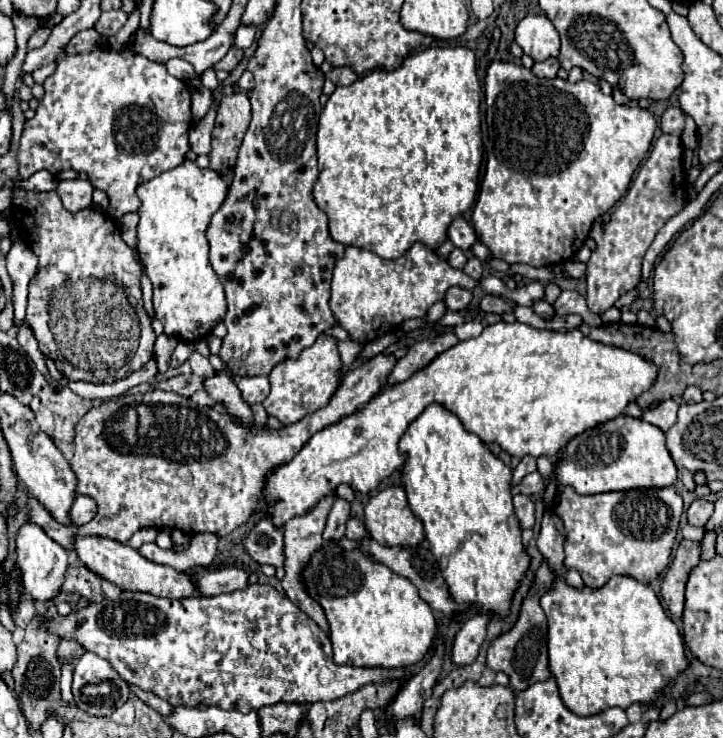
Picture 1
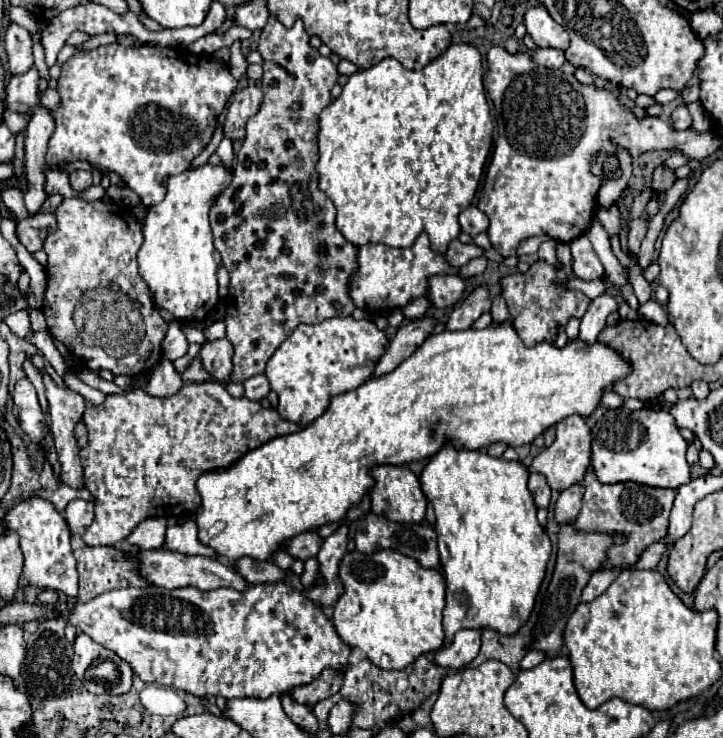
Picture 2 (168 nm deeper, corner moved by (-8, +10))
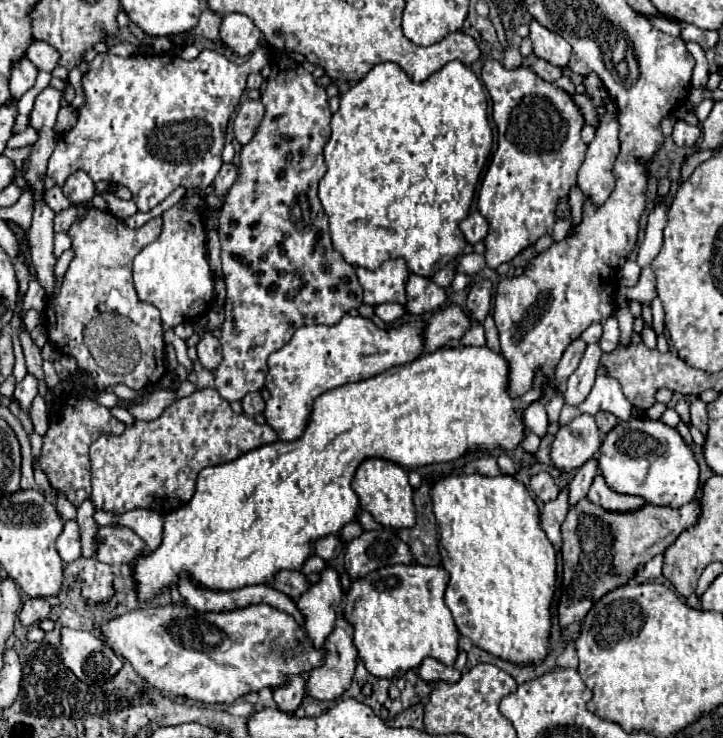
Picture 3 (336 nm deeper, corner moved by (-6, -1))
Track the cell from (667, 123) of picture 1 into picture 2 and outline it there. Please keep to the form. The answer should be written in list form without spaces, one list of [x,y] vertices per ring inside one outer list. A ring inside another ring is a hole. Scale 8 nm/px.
[[[684,105],[674,109],[674,113],[672,113],[672,125],[676,129],[680,129],[680,131],[684,131],[684,129],[688,129],[692,125],[692,117],[690,117],[690,113],[688,113],[688,109]]]

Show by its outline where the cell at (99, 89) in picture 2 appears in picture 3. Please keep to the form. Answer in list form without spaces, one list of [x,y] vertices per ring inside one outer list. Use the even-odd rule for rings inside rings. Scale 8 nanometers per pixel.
[[[258,48],[248,62],[244,62],[242,66],[230,62],[226,56],[222,56],[220,52],[214,52],[214,50],[202,50],[200,56],[192,62],[188,60],[182,60],[178,56],[170,56],[170,54],[152,54],[152,56],[144,56],[144,54],[134,54],[134,56],[128,56],[128,58],[122,58],[122,56],[114,56],[114,54],[98,54],[92,62],[90,62],[90,68],[88,72],[82,74],[82,90],[84,90],[84,98],[86,102],[78,108],[78,122],[68,130],[64,132],[60,138],[58,138],[58,144],[56,144],[56,150],[54,154],[50,156],[48,160],[48,178],[52,178],[58,186],[62,186],[66,182],[66,178],[76,172],[76,170],[84,170],[94,182],[100,182],[100,180],[106,180],[106,182],[116,182],[116,184],[122,184],[126,186],[130,192],[132,192],[132,200],[136,202],[138,210],[140,212],[148,212],[152,210],[154,206],[158,206],[174,188],[178,186],[186,186],[186,188],[194,188],[194,186],[208,186],[214,176],[218,174],[218,170],[222,168],[222,148],[224,148],[224,136],[226,136],[226,126],[228,126],[228,120],[230,120],[230,114],[234,112],[234,108],[238,106],[240,102],[240,96],[246,88],[246,78],[248,74],[252,72],[260,72],[266,64],[268,64],[268,48]]]

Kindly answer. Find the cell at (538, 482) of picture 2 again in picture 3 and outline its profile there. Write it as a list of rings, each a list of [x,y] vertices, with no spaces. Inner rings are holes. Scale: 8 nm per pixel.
[[[546,472],[532,476],[532,480],[530,480],[530,490],[534,492],[534,496],[536,496],[542,504],[546,504],[546,502],[550,502],[550,500],[556,500],[556,496],[560,494],[558,484],[556,484],[554,478],[552,478],[550,474],[546,474]]]

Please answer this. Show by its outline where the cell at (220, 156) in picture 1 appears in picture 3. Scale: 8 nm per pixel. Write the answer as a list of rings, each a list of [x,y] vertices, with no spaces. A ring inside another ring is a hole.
[[[246,100],[234,118],[234,136],[244,146],[254,136],[258,124],[264,116],[264,104],[260,100]]]

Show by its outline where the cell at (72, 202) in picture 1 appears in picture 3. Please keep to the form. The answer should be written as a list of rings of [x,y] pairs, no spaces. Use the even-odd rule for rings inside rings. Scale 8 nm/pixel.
[[[78,170],[74,172],[62,186],[62,192],[64,196],[74,202],[74,204],[80,204],[80,202],[86,202],[86,200],[92,200],[92,196],[96,194],[94,190],[94,182],[88,178],[86,172]]]

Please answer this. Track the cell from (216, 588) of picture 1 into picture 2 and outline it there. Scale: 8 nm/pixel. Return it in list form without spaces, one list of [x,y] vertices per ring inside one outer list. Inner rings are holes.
[[[242,557],[236,561],[234,569],[252,585],[256,583],[276,583],[276,581],[284,581],[288,571],[280,569],[276,563],[272,561],[254,561],[250,557]]]

